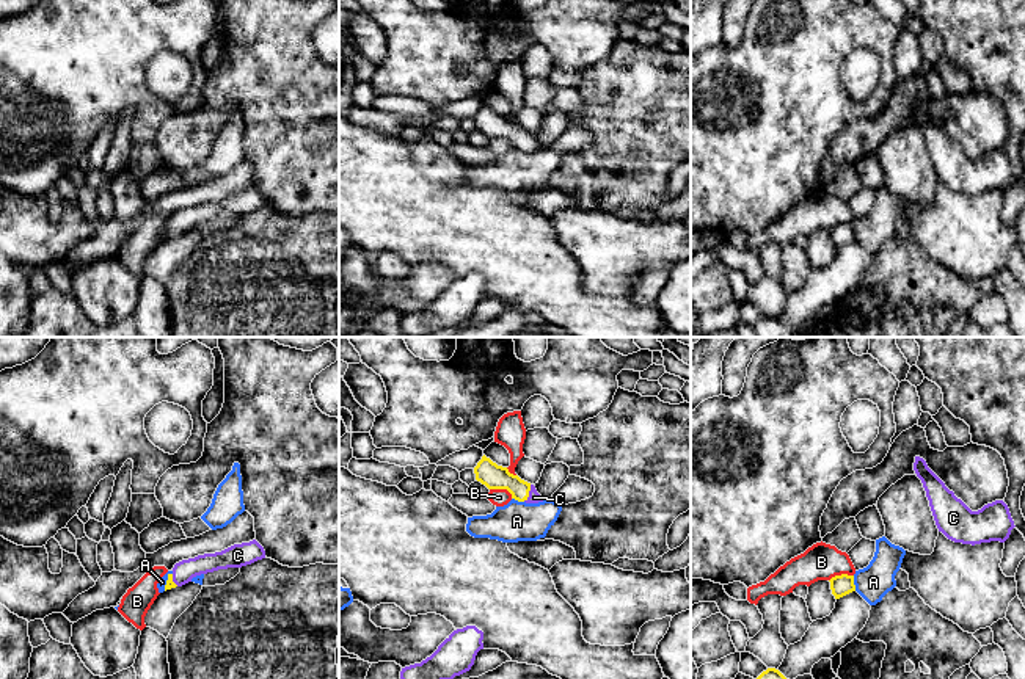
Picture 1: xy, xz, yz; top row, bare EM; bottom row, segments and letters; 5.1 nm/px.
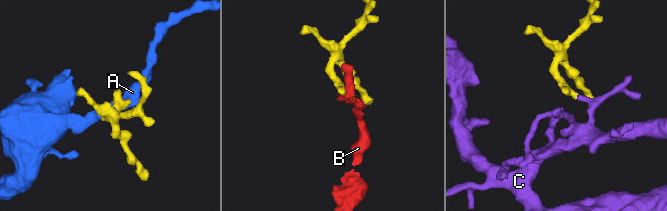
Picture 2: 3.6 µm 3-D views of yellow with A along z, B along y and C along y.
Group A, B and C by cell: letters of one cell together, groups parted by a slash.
A / B / C

